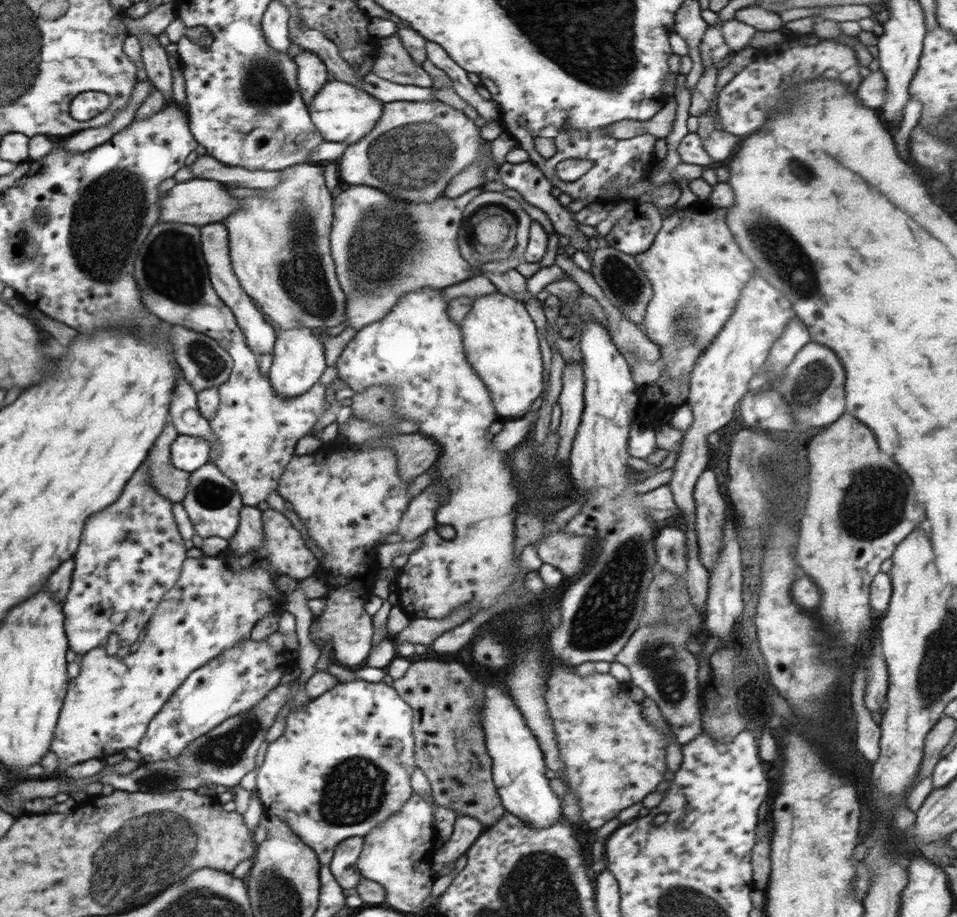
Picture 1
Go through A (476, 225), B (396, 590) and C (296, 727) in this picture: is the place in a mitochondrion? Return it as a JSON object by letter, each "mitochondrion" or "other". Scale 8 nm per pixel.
{"A":"other","B":"other","C":"other"}

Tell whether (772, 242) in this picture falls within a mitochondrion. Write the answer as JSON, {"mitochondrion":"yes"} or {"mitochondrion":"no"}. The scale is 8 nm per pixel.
{"mitochondrion":"yes"}

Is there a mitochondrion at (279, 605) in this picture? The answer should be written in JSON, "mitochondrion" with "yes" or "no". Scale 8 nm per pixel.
{"mitochondrion":"no"}

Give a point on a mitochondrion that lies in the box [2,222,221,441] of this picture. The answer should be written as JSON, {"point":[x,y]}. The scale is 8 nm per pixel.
{"point":[173,271]}

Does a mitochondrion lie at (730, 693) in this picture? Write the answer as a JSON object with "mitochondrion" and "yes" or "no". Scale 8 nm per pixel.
{"mitochondrion":"no"}

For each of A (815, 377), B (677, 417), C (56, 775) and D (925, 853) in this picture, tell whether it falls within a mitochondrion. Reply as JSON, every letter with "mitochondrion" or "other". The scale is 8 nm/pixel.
{"A":"mitochondrion","B":"other","C":"other","D":"other"}

